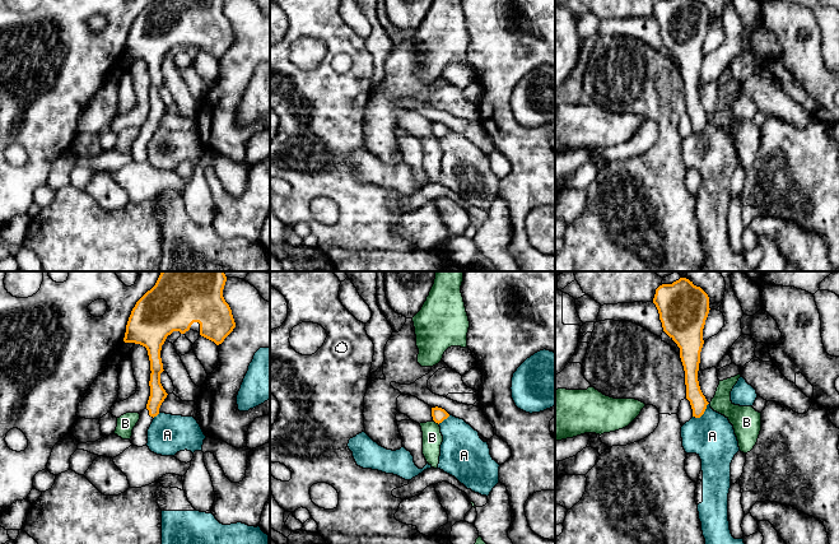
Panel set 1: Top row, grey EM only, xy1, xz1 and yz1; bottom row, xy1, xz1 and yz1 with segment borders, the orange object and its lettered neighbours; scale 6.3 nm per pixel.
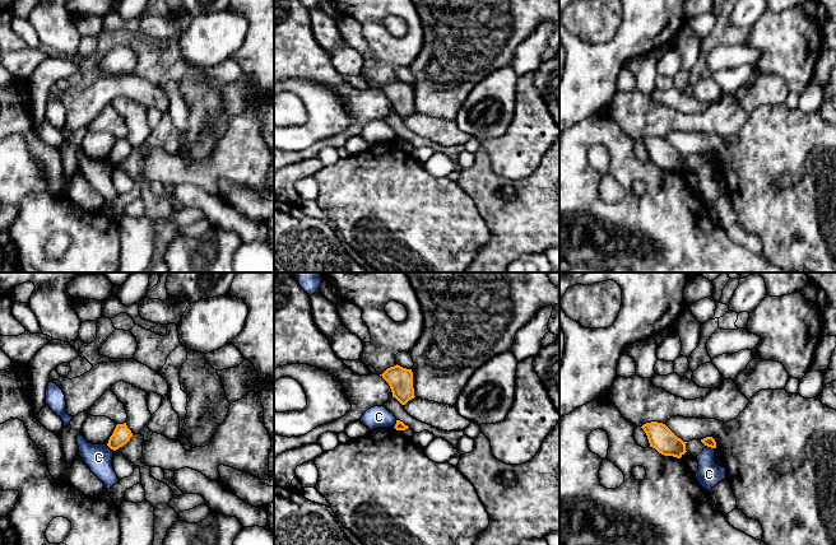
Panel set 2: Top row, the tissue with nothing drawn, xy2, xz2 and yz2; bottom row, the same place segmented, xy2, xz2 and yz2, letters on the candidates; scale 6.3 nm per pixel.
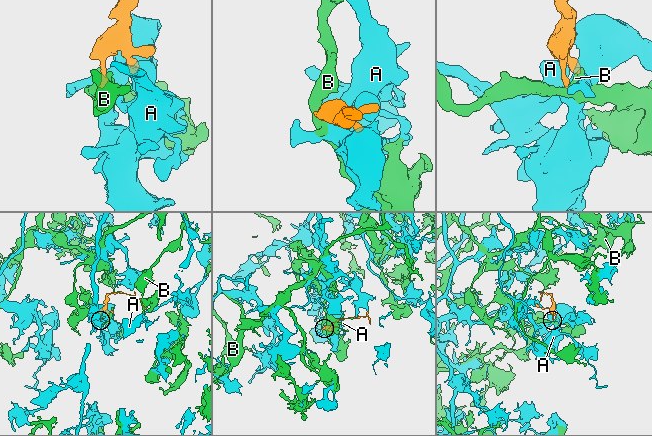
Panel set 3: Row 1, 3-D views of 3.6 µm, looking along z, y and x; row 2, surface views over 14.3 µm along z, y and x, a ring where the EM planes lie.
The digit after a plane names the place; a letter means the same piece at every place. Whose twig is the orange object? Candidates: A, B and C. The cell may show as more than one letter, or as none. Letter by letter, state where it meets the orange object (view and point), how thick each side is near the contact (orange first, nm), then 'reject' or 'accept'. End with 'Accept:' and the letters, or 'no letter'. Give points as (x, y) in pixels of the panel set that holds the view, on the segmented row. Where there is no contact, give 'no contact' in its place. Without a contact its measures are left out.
A: yz1 (703, 413) | 110/280 nm | reject
B: xz1 (437, 422) | 90/130 nm | reject
C: yz2 (710, 446) | 60/150 nm | reject
Accept: no letter

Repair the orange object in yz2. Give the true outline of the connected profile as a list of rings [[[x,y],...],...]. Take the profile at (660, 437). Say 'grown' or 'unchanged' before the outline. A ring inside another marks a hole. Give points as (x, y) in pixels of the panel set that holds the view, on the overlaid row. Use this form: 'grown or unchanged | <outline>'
unchanged | [[[651,421],[641,427],[647,435],[650,447],[664,456],[681,458],[686,451],[686,443],[678,438],[665,424]]]

